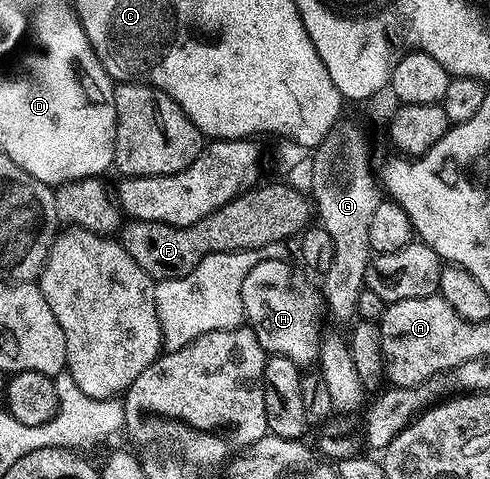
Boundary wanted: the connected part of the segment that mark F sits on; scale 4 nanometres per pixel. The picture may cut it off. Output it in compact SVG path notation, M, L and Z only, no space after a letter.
M289 183L264 185L241 193L224 207L204 215L204 219L188 227L127 220L120 229L124 251L128 251L128 255L140 263L140 267L151 279L159 282L188 275L213 253L239 253L245 249L265 251L277 241L297 238L312 221L312 205L307 194L296 191Z

